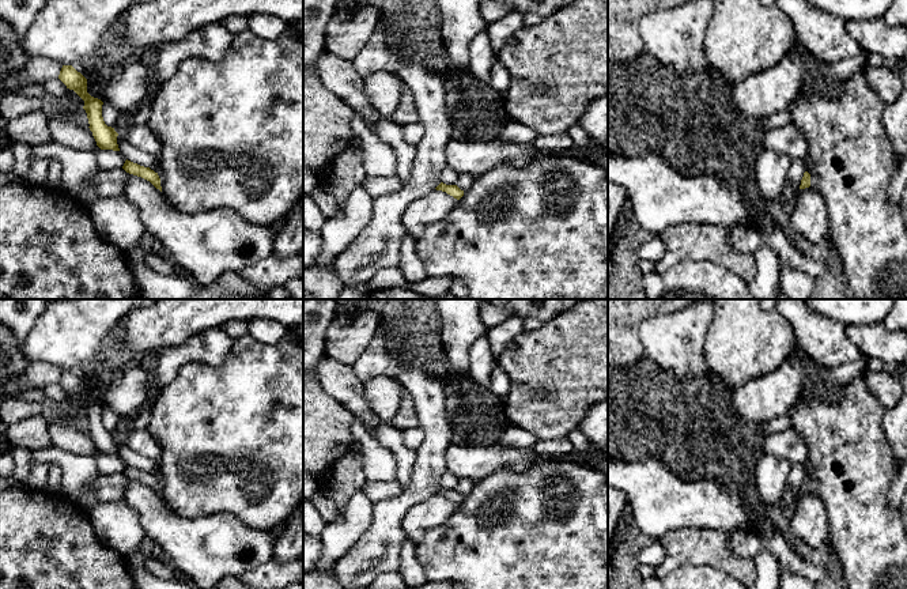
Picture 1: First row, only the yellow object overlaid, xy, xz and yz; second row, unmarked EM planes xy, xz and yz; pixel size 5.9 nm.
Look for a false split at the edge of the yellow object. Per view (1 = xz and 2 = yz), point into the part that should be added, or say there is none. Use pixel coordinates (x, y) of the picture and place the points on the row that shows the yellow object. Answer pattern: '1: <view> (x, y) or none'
1: none
2: none

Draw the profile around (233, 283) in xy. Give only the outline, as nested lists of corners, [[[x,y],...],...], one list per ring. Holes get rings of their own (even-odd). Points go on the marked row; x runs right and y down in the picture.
[[[235,271],[224,272],[213,284],[219,284],[226,291],[249,299],[290,299],[288,292],[283,287],[275,287],[267,294],[258,294],[256,288],[238,276]]]

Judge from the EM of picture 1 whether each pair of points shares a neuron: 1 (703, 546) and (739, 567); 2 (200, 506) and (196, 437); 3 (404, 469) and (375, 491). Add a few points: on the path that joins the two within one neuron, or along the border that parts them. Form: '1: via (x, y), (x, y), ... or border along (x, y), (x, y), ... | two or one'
1: via (711, 548), (730, 563) | one
2: via (192, 489), (186, 483), (186, 475), (195, 455) | one
3: border along (396, 479), (403, 490) | two

